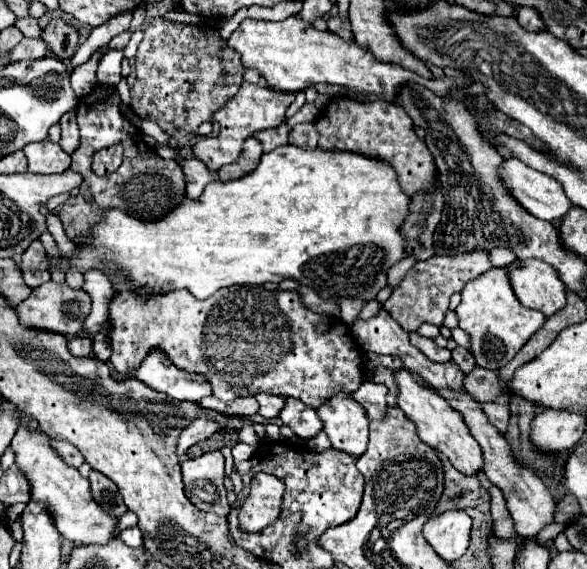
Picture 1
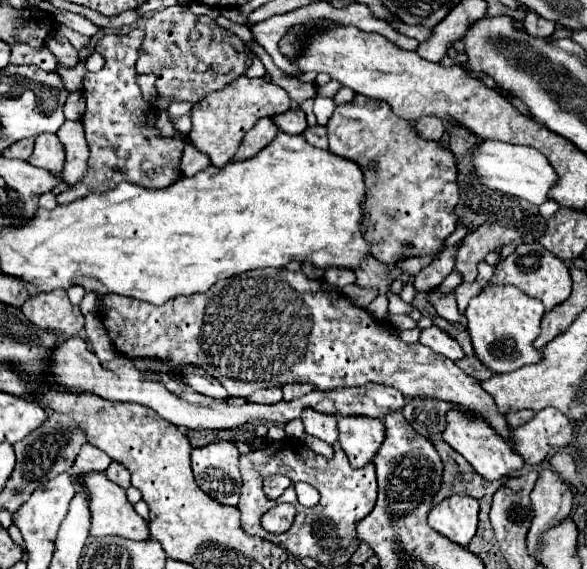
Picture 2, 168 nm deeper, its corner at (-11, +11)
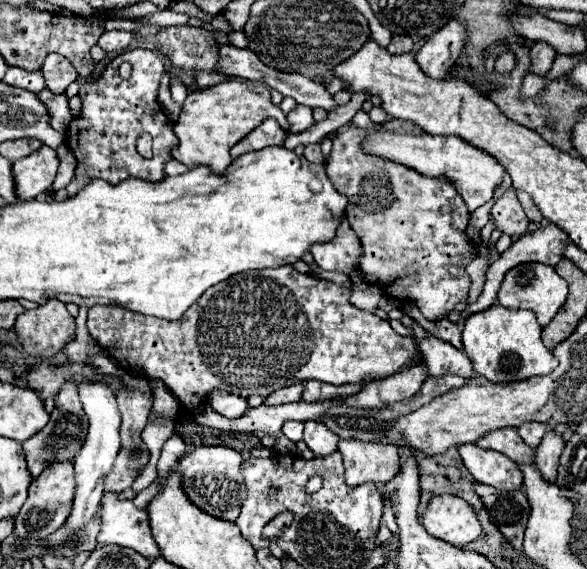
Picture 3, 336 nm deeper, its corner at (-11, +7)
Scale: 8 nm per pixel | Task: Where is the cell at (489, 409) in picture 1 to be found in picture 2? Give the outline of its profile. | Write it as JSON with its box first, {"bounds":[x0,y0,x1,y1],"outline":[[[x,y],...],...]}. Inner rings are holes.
{"bounds":[506,410,534,428],"outline":[[[520,410],[520,412],[510,412],[510,414],[506,416],[506,422],[508,422],[510,428],[518,428],[518,426],[526,424],[526,422],[532,420],[532,418],[534,418],[534,412],[532,412],[532,410]]]}

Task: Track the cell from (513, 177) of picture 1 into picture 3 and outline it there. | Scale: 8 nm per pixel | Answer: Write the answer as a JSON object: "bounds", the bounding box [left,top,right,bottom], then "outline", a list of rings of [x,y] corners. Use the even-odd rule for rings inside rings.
{"bounds":[362,132,506,212],"outline":[[[370,132],[362,146],[364,146],[364,152],[368,152],[368,154],[376,154],[376,156],[388,158],[392,162],[410,166],[424,176],[436,178],[436,176],[444,174],[456,186],[460,196],[464,198],[468,212],[474,212],[478,206],[486,204],[492,198],[492,192],[496,190],[496,186],[502,184],[502,180],[506,176],[506,168],[502,164],[498,164],[498,160],[494,156],[490,156],[488,152],[484,152],[456,136],[432,136],[432,134],[398,136],[392,132]]]}

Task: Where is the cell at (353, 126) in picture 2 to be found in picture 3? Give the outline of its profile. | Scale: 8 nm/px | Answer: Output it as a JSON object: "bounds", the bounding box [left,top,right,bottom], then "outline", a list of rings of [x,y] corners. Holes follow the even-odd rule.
{"bounds":[326,122,476,320],"outline":[[[352,122],[338,128],[332,152],[326,162],[326,174],[334,188],[348,196],[346,218],[364,248],[360,270],[372,284],[378,284],[384,294],[398,300],[414,300],[428,320],[442,320],[456,308],[458,302],[466,300],[470,288],[470,278],[464,268],[476,252],[466,238],[466,226],[470,218],[466,204],[456,188],[448,184],[448,180],[430,180],[430,176],[420,176],[420,172],[414,168],[404,168],[402,164],[392,164],[390,160],[380,160],[378,156],[368,156],[360,148],[366,132],[370,130],[358,128]]]}

